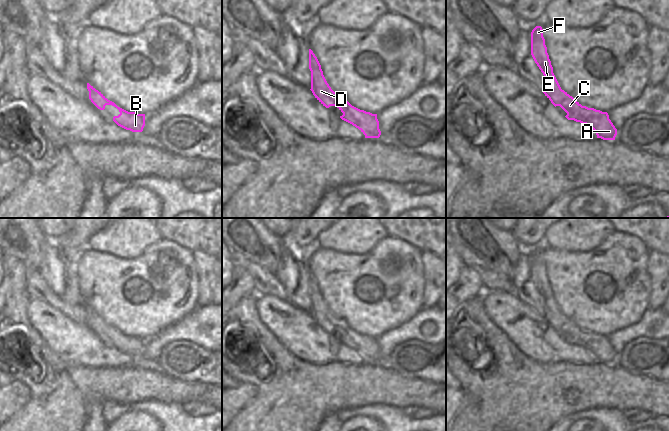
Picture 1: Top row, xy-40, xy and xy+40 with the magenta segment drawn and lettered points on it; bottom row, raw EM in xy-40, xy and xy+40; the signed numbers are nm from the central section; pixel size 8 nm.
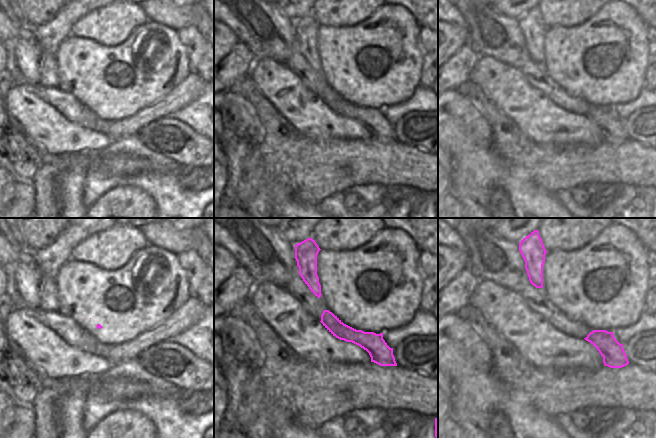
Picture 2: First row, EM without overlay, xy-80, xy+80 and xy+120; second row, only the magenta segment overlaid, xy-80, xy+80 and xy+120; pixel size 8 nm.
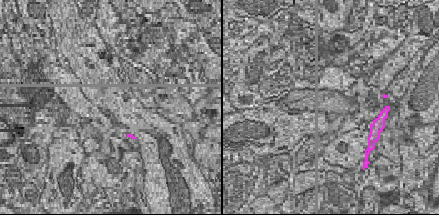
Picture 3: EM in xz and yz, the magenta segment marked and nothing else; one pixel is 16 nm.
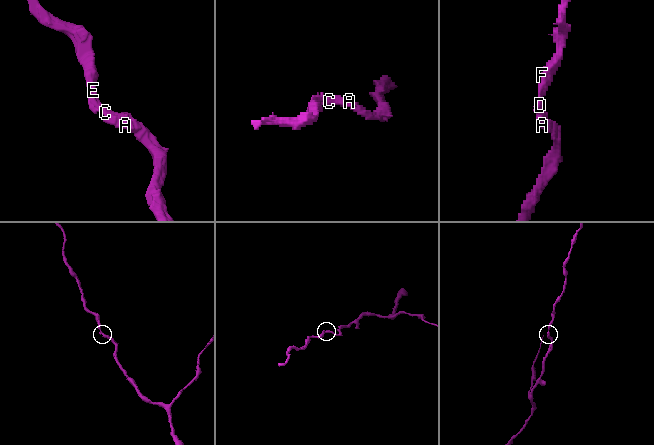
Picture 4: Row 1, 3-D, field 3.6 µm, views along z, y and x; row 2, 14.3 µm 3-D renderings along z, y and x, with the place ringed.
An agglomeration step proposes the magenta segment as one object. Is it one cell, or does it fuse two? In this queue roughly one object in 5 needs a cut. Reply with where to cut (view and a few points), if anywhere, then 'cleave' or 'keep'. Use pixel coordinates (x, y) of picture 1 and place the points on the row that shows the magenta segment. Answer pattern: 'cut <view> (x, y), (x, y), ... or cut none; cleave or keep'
cut none; keep

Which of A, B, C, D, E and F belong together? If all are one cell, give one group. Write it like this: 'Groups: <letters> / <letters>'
Groups: A B C D E F

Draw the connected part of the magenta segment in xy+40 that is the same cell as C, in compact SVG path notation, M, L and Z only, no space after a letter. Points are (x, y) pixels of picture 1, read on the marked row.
M536 26L531 32L531 55L545 77L543 93L551 103L555 107L560 106L567 113L565 117L568 120L574 120L592 128L597 138L615 140L617 129L609 119L607 112L582 106L575 98L561 89L553 73L541 26Z

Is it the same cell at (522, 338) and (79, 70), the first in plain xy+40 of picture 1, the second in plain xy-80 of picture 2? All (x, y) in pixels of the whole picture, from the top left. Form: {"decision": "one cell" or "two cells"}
{"decision": "two cells"}

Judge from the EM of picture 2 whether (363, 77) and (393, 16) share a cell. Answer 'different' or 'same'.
same

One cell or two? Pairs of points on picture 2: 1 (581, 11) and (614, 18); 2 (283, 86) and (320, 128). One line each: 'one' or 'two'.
1: two
2: one

